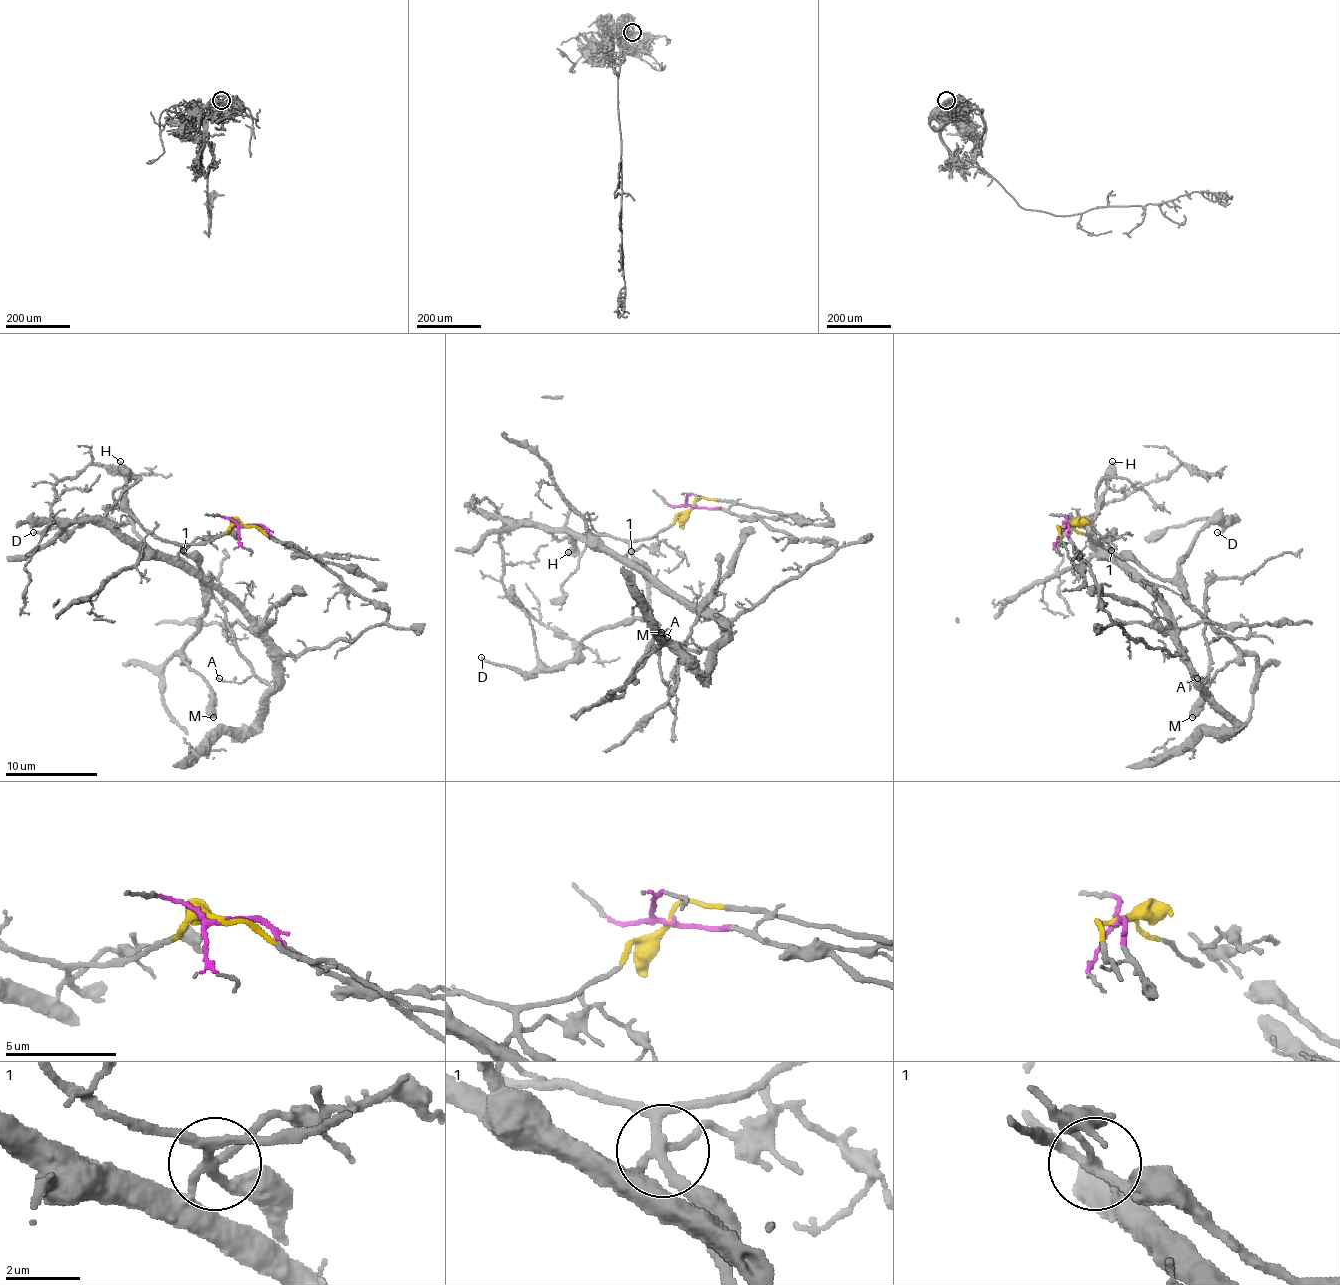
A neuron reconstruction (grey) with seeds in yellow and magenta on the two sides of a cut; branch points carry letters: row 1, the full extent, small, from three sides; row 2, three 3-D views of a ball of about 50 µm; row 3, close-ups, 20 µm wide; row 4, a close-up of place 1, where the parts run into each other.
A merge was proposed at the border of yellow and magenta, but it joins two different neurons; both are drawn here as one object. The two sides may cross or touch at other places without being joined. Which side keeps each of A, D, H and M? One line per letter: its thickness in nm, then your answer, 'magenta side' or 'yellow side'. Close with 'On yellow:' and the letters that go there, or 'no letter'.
A: 90 nm thick; magenta side
D: 190 nm thick; yellow side
H: 480 nm thick; yellow side
M: 650 nm thick; yellow side
On yellow: D, H, M

